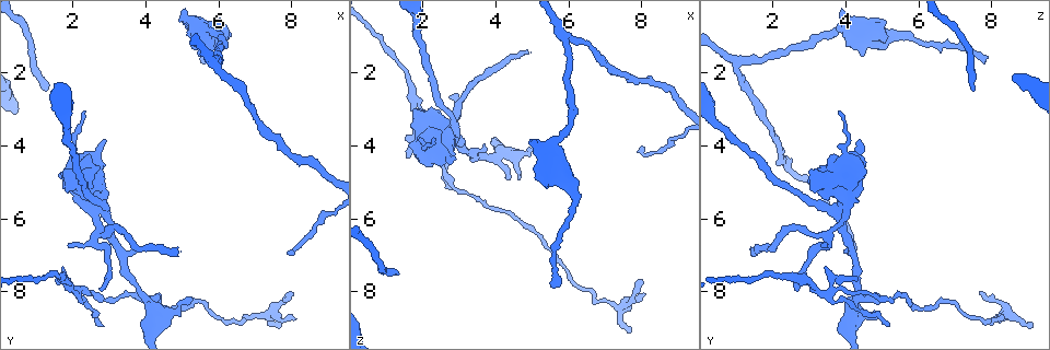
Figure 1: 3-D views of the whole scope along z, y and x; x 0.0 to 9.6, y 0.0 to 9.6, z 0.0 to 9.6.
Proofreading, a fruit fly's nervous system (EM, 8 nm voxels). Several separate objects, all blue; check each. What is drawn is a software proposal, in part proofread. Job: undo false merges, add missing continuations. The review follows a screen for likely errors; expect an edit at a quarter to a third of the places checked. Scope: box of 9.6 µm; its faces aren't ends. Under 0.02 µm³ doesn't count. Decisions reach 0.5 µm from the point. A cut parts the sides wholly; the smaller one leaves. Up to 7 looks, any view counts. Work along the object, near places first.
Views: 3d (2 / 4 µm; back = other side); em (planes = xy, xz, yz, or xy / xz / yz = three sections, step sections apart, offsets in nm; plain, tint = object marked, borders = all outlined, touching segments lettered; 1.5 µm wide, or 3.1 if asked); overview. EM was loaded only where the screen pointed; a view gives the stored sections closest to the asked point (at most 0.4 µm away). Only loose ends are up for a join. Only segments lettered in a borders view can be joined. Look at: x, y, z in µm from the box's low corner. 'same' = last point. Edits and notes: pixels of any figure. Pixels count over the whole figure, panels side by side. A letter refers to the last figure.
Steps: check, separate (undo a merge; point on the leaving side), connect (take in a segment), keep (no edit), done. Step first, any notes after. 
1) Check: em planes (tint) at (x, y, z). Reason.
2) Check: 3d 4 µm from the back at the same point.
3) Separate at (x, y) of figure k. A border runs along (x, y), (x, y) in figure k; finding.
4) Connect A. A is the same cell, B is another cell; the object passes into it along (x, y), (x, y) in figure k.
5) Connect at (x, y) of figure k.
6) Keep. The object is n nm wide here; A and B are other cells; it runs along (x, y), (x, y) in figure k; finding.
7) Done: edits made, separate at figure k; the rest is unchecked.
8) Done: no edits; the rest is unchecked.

Check: em planes (borders) at (4.85, 6.90, 1.40).

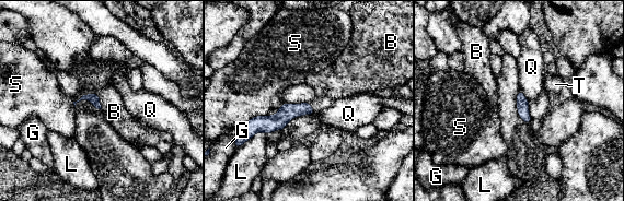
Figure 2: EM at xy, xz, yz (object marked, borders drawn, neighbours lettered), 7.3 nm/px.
Connect B. The longest contact is with S, 260 nm; B is the same cell, G, L, Q, S and T are other cells; the object passes into it along (94, 98), (99, 102), (114, 111) in figure 2; the neuron continues.

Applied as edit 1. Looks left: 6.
Check: overview. Redraw.

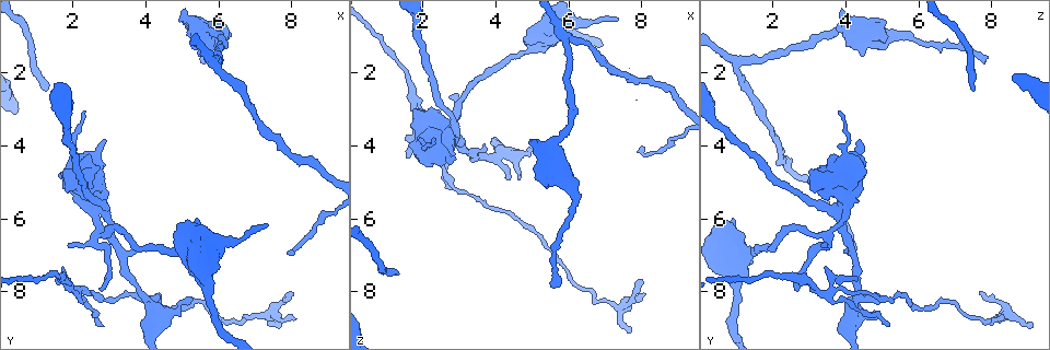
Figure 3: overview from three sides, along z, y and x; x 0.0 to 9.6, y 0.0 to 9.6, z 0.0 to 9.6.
Check: em xz step 8 (borders) at (5.55, 1.65, 7.85). End of a long branch.

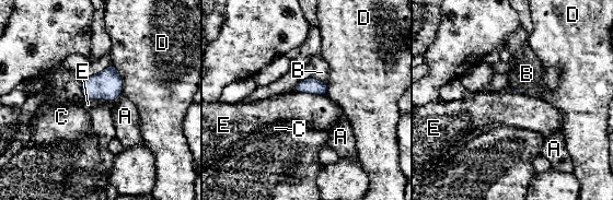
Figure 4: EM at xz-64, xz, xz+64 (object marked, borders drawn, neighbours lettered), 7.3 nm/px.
Check: em planes (borders) at the same point.

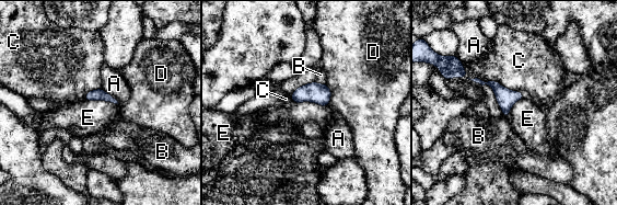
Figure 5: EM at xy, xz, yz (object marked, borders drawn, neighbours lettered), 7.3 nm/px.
Keep. A, B, C, D and E are other cells; it runs along (461, 71), (504, 95), (521, 95) in figure 5; none of them fits.

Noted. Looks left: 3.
Check: 3d 4 µm at (1.30, 2.45, 7.50). An open end.

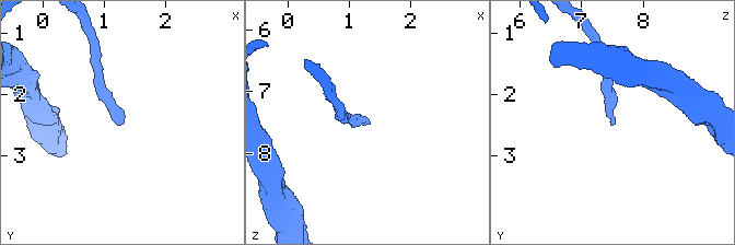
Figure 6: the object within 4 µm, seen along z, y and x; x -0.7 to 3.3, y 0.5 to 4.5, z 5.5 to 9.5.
Check: em planes (borders) at (1.25, 2.45, 7.50). Need the tissue.

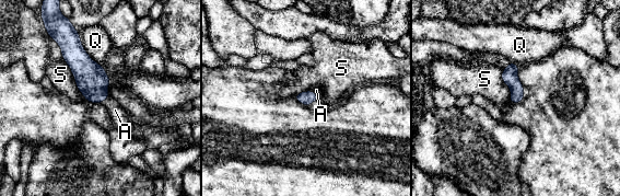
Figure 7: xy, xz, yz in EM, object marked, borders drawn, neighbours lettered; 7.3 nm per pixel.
Connect A. The longest contact is with Q, 280 nm; A is the same cell, Q and S are other cells; the neuron continues.

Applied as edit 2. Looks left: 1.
Done: edits made, connect at figure 2, connect at figure 7; the rest is unchecked.

